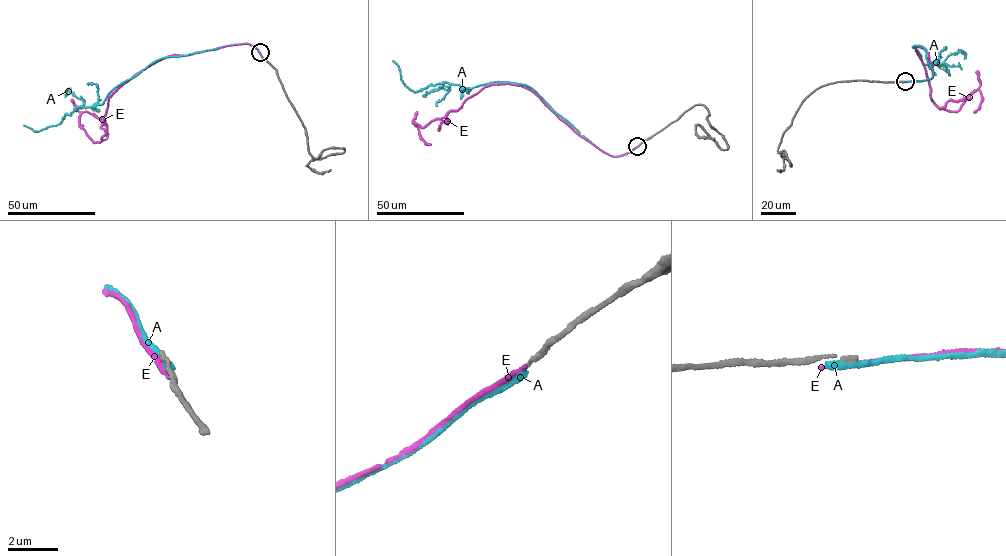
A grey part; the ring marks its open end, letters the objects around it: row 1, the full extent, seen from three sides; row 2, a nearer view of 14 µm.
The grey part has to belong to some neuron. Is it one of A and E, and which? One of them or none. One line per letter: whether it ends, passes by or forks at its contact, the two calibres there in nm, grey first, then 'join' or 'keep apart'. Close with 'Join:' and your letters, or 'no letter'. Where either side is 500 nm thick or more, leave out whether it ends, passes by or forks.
A: it ends | 200/360 nm | keep apart
E: it ends | 200/240 nm | keep apart
Join: no letter

